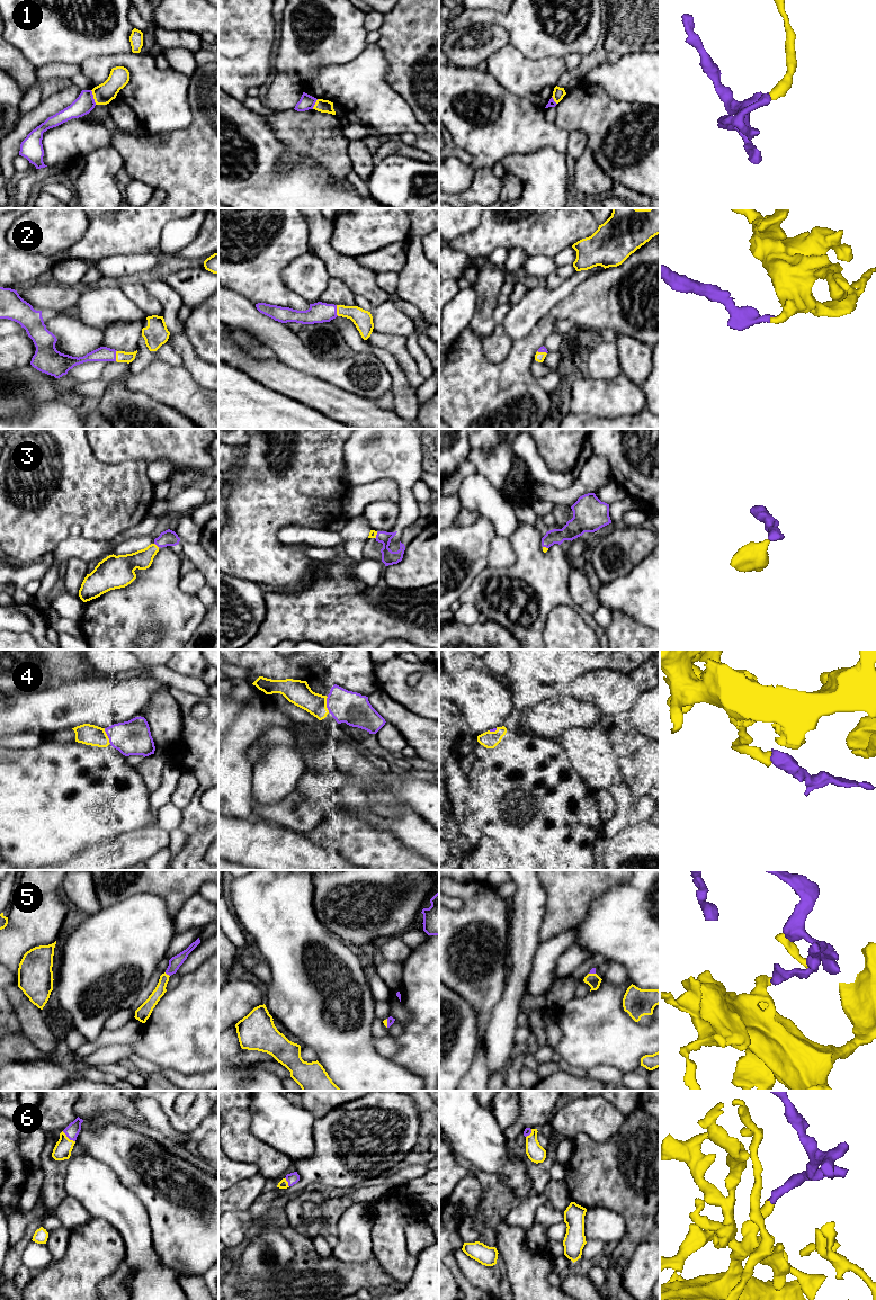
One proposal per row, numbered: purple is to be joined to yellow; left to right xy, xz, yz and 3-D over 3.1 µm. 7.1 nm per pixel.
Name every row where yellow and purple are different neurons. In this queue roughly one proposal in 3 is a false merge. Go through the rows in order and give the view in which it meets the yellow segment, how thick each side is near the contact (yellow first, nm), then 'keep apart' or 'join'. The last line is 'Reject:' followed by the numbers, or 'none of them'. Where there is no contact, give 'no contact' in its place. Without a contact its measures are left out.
1: meets yellow in xy; 150 nm thick on the yellow side, 140 nm on the other; keep apart
2: meets yellow in xz; 140 nm thick on the yellow side, 150 nm on the other; join
3: meets yellow in xy; 140 nm thick on the yellow side, 110 nm on the other; join
4: meets yellow in xy; 150 nm thick on the yellow side, 260 nm on the other; join
5: meets yellow in xy; 80 nm thick on the yellow side, 90 nm on the other; join
6: meets yellow in xy; 130 nm thick on the yellow side, 100 nm on the other; join
Reject: 1

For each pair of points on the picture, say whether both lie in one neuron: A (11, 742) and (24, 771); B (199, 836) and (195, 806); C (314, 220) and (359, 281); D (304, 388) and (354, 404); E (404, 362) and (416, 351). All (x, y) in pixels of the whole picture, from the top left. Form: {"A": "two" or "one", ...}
{"A": "two", "B": "one", "C": "one", "D": "one", "E": "two"}

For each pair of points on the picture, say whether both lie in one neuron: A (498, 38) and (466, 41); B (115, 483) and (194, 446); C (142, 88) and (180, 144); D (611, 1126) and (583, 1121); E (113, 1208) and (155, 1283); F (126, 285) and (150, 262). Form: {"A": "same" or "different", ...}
{"A": "same", "B": "different", "C": "different", "D": "same", "E": "same", "F": "different"}

